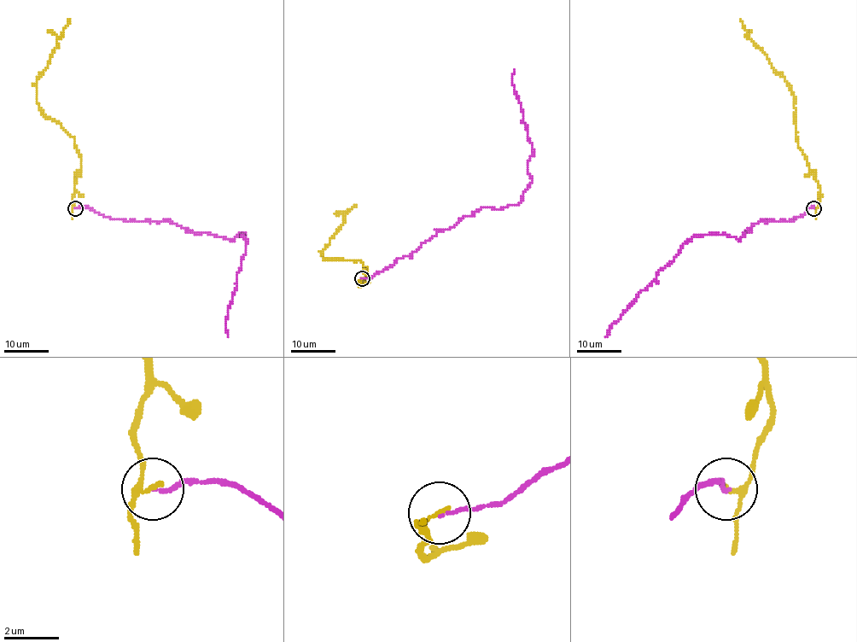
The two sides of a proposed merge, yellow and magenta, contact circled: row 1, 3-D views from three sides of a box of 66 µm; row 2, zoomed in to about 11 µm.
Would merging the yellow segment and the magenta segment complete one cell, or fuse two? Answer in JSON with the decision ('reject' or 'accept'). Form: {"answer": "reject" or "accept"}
{"answer": "reject"}

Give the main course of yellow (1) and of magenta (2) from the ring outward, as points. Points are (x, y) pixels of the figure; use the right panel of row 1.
1: (814, 208), (821, 197), (821, 187), (799, 146), (794, 94), (766, 55), (746, 36), (741, 20)
2: (814, 208), (789, 220), (759, 220), (740, 239), (724, 234), (693, 236), (638, 294), (611, 326), (606, 337)

